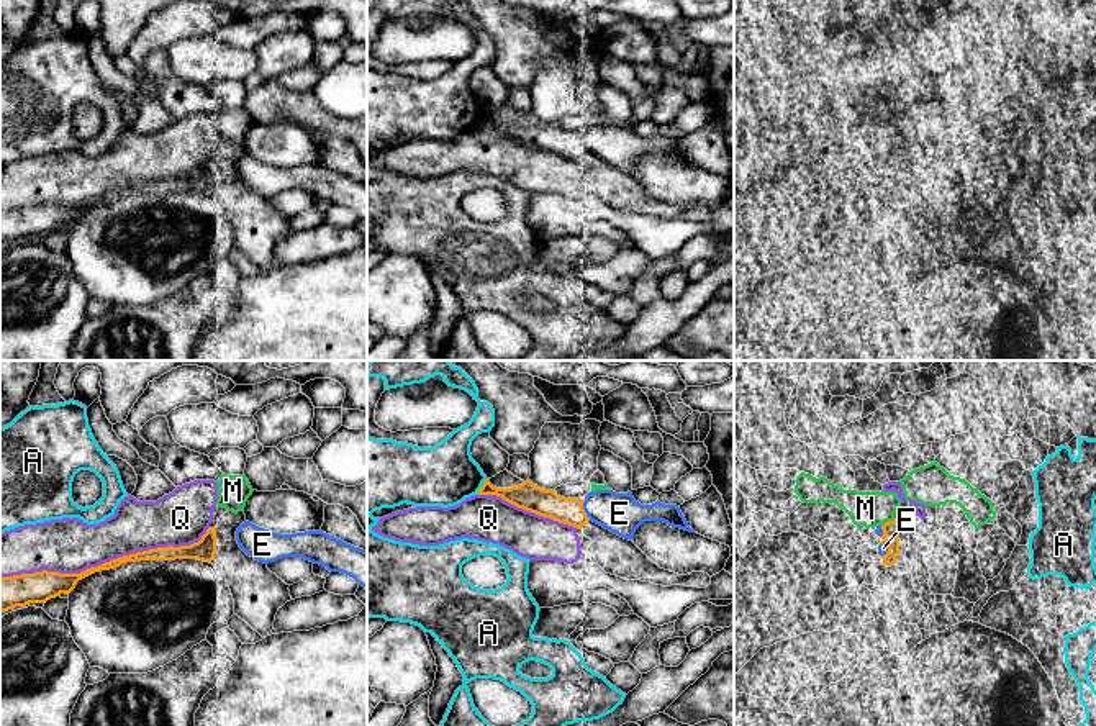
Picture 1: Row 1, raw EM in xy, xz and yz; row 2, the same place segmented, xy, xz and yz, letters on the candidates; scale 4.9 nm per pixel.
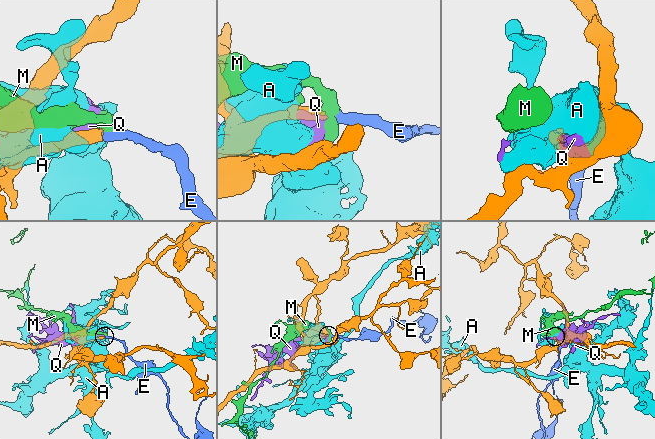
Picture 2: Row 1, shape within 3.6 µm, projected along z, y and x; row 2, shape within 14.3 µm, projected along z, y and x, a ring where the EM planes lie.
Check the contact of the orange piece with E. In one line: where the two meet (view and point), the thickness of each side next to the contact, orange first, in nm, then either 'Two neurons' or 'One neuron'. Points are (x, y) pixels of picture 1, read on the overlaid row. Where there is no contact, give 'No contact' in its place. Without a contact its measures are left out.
Touches orange at xz (584, 512). Thickness 140 nm (orange) against 200 nm. One neuron

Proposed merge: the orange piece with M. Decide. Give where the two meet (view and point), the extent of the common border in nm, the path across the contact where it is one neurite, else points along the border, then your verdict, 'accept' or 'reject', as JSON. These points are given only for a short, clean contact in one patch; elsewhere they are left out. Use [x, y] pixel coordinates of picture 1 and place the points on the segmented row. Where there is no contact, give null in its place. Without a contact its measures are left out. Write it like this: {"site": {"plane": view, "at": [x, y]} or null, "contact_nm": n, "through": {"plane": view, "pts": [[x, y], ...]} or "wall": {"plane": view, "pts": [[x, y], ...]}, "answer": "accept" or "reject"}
{"site": {"plane": "yz", "at": [888, 521]}, "contact_nm": 70, "answer": "reject"}

